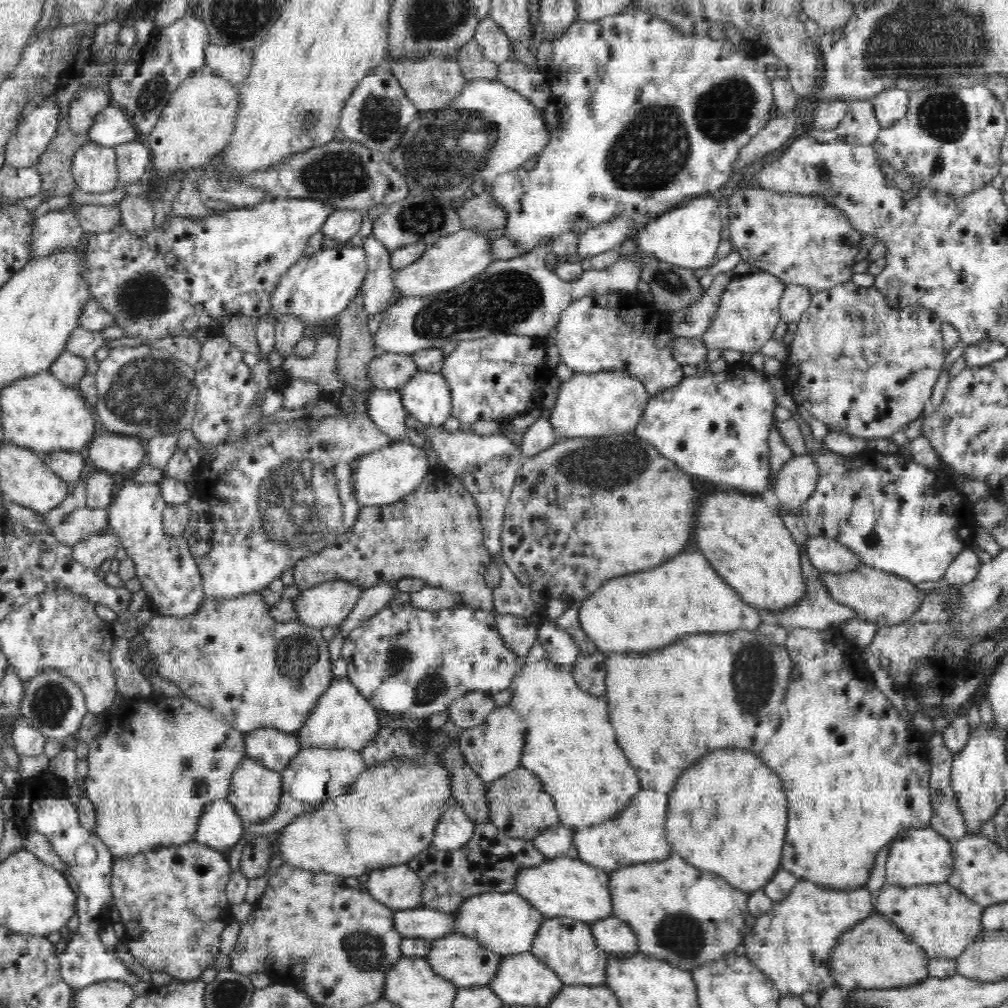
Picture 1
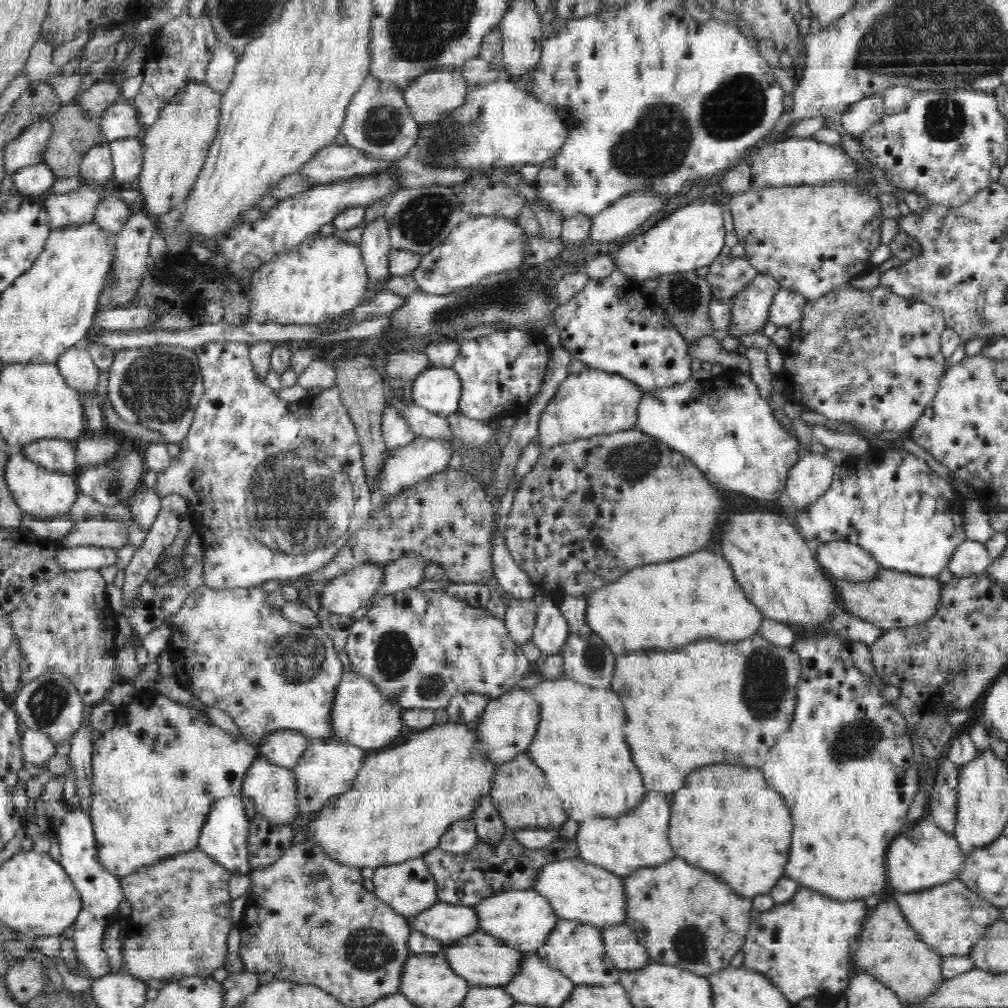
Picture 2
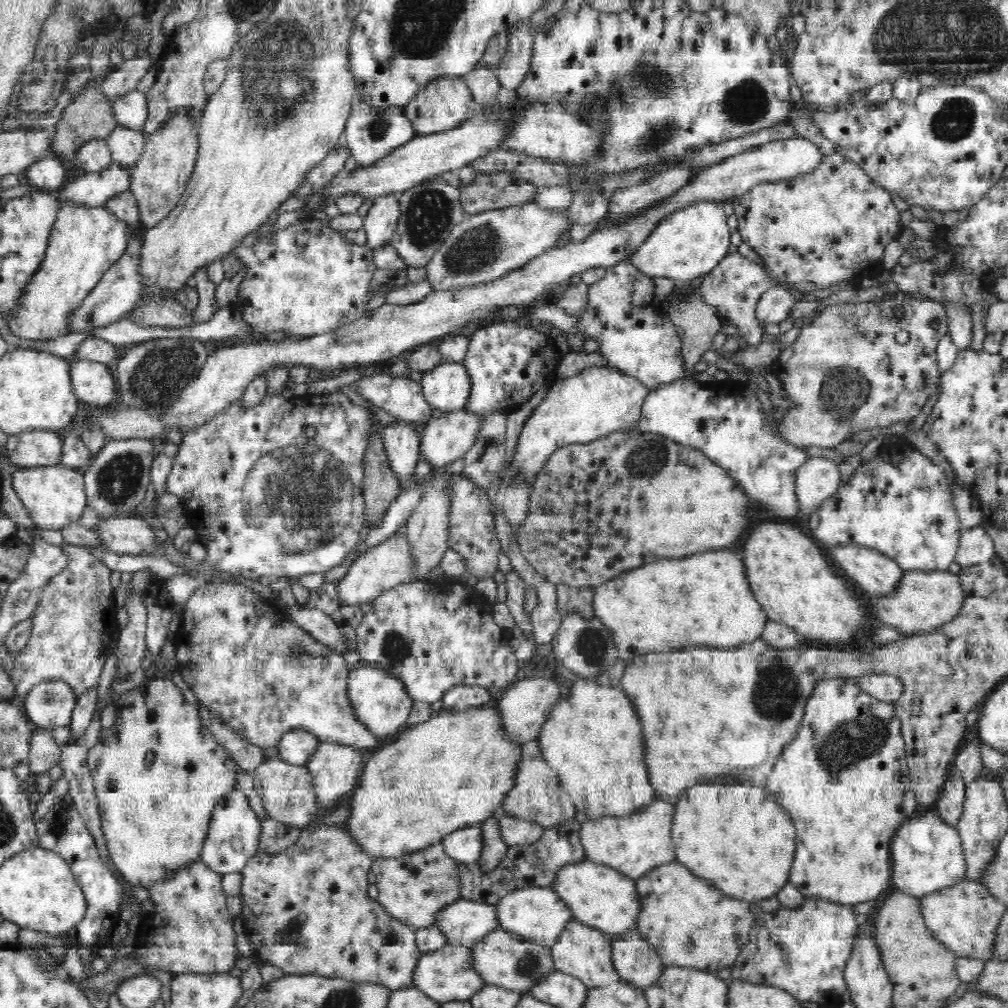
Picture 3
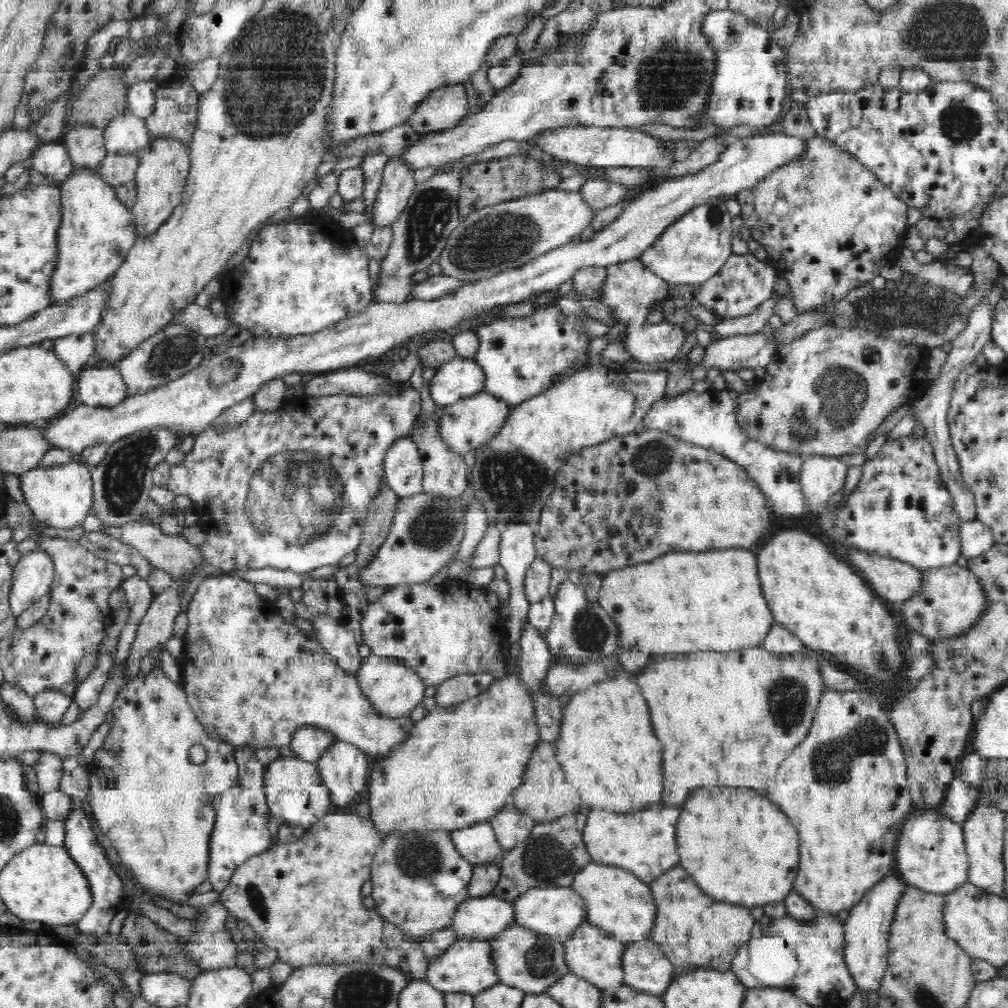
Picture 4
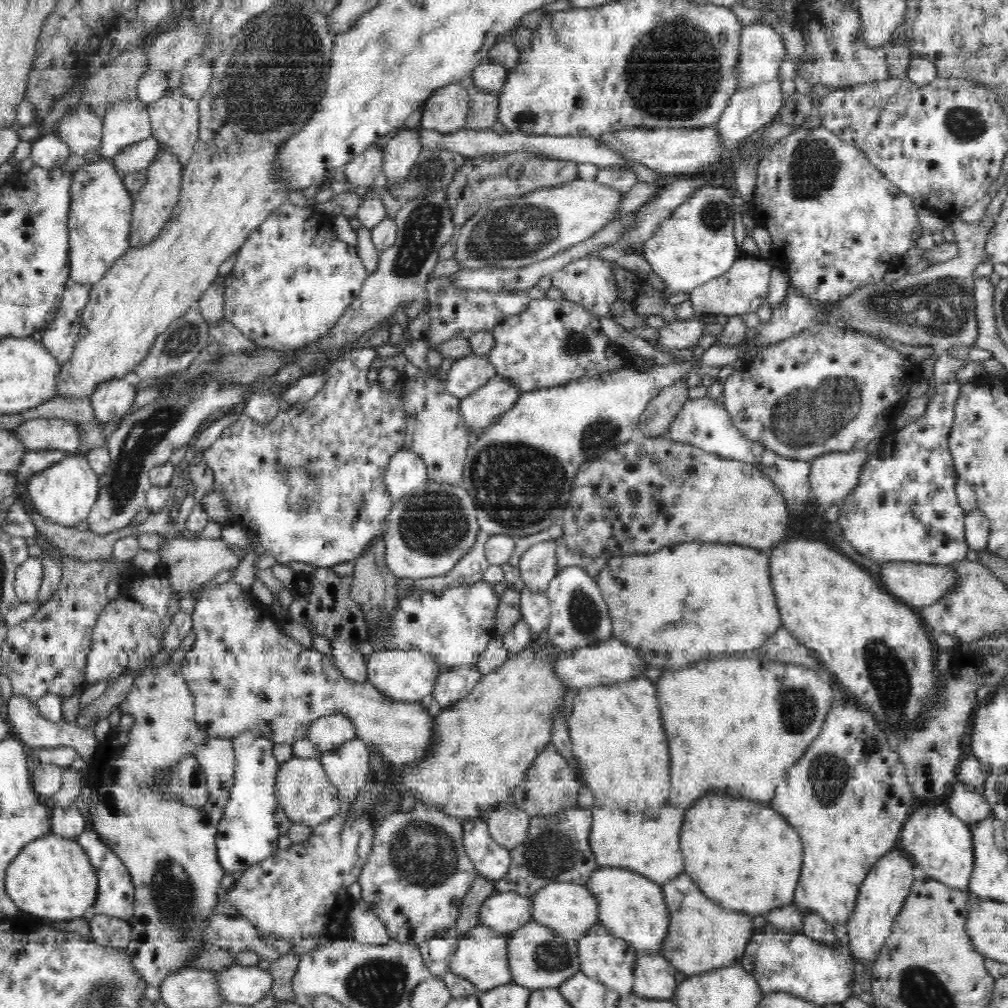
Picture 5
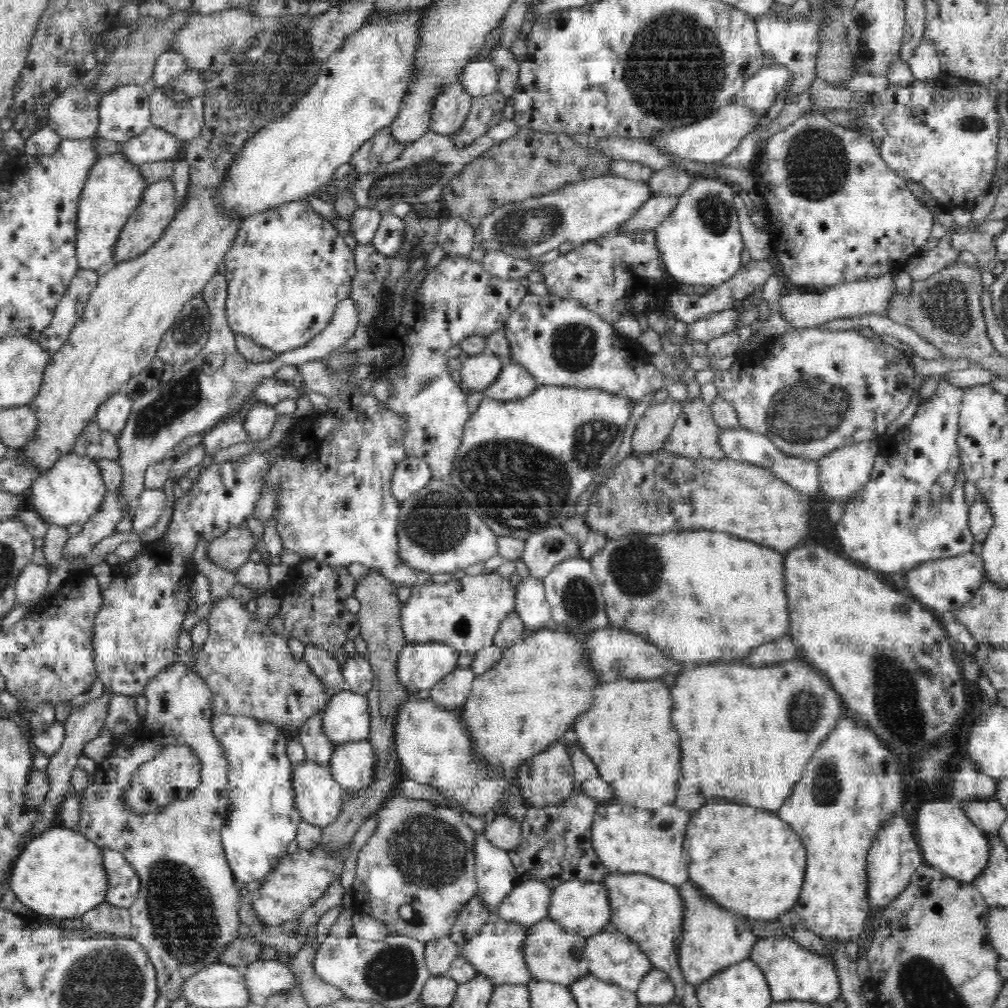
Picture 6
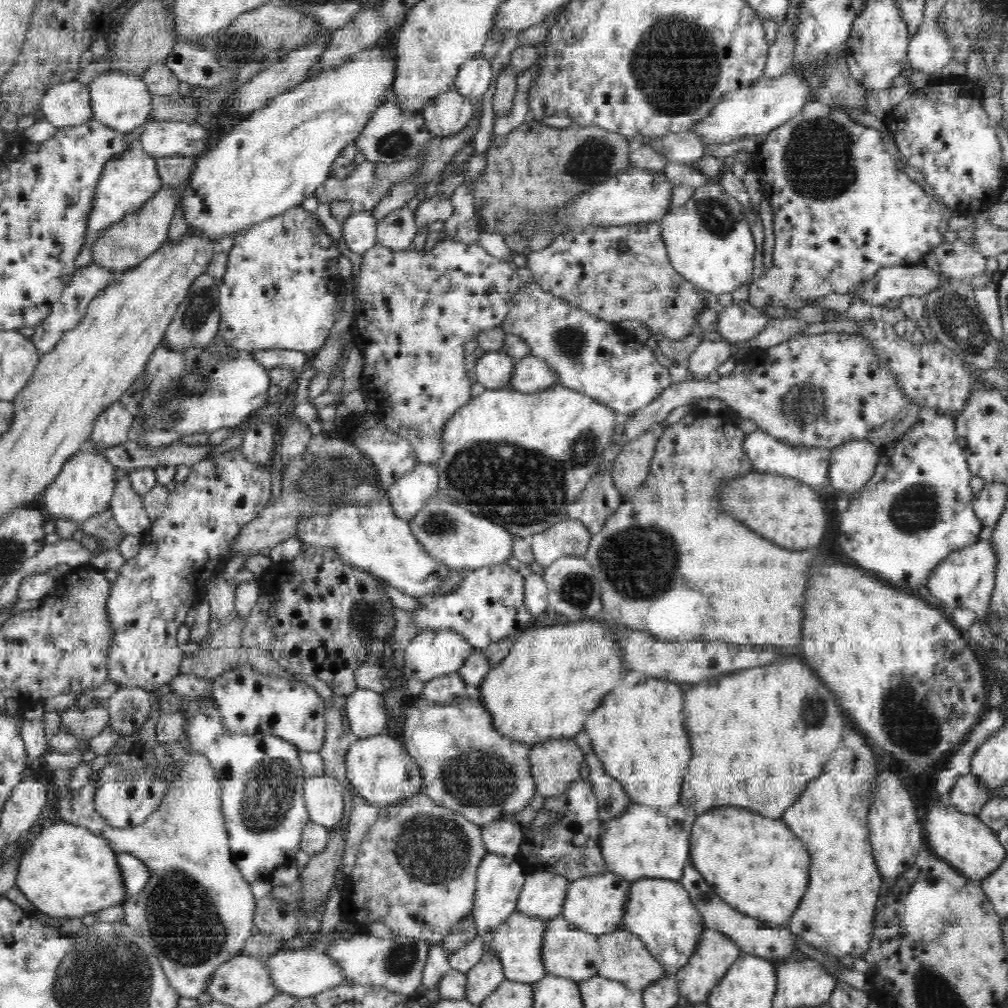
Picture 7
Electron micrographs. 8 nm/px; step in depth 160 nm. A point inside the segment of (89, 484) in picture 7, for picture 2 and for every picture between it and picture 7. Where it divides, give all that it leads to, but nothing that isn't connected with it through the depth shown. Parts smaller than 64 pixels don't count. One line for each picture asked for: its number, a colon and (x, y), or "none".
2: (44, 494)
3: (54, 496)
4: (60, 496)
5: (64, 493)
6: (71, 491)

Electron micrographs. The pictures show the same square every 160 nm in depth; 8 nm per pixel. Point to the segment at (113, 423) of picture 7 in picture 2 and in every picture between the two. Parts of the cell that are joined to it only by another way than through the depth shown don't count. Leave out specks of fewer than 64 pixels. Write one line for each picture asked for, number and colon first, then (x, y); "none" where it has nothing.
2: (76, 365)
3: (93, 384)
4: (101, 386)
5: (112, 400)
6: (111, 417)

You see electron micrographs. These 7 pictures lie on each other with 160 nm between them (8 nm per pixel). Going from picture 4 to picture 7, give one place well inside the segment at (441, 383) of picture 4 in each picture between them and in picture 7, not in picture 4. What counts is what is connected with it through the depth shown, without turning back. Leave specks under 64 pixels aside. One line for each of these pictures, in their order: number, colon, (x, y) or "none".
5: (467, 374)
6: (478, 372)
7: (493, 369)

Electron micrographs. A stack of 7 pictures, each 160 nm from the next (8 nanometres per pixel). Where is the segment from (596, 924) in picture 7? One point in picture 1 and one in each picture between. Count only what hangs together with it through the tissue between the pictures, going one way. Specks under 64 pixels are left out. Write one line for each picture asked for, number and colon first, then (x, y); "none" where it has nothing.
1: (505, 922)
2: (523, 919)
3: (538, 914)
4: (557, 911)
5: (570, 909)
6: (583, 908)

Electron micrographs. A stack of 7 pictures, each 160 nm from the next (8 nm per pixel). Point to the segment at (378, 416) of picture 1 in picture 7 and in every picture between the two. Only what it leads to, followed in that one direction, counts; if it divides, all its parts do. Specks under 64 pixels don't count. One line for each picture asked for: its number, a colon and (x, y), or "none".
2: (397, 432)
3: (401, 442)
4: (403, 466)
5: (406, 471)
6: (411, 474)
7: (409, 493)

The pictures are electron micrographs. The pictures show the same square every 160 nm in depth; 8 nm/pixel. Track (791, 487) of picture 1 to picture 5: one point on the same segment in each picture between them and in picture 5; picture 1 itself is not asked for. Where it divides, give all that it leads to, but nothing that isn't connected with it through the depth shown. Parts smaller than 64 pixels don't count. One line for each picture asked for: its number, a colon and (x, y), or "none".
2: (811, 476)
3: (818, 478)
4: (821, 476)
5: (832, 476)

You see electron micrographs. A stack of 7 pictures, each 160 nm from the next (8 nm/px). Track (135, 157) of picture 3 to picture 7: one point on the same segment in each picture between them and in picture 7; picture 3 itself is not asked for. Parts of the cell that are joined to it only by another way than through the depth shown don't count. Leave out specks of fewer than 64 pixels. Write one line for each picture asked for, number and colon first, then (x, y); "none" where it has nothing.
4: (126, 134)
5: (126, 122)
6: (124, 112)
7: (121, 101)

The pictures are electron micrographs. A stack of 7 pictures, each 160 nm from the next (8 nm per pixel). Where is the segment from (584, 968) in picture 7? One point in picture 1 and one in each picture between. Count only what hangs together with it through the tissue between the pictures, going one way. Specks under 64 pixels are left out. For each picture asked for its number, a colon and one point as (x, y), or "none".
1: (463, 960)
2: (484, 960)
3: (504, 959)
4: (530, 961)
5: (538, 957)
6: (552, 954)

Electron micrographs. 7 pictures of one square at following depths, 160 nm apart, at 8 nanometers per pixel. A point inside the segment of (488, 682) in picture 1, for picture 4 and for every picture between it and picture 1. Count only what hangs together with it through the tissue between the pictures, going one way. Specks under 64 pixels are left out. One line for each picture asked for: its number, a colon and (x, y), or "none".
2: (421, 648)
3: (431, 642)
4: (439, 631)

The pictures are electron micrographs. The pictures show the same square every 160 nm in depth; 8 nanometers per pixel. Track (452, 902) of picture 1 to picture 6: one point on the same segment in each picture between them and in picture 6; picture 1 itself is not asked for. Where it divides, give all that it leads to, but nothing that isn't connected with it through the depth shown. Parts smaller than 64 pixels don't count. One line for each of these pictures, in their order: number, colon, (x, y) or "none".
2: (467, 879)
3: (537, 864)
4: (554, 852)
5: (557, 849)
6: (555, 846)

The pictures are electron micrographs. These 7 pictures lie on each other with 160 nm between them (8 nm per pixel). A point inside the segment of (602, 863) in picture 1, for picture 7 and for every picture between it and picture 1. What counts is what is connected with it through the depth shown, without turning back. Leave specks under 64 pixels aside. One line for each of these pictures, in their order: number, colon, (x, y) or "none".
2: (640, 838)
3: (635, 844)
4: (645, 842)
5: (647, 842)
6: (628, 840)
7: (645, 842)

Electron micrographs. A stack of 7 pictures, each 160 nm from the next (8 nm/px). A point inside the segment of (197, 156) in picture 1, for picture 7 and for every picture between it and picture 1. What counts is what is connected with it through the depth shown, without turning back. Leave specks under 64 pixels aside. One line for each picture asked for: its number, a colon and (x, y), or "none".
2: (177, 144)
3: (158, 181)
4: (160, 179)
5: (153, 205)
6: (148, 221)
7: (126, 244)

